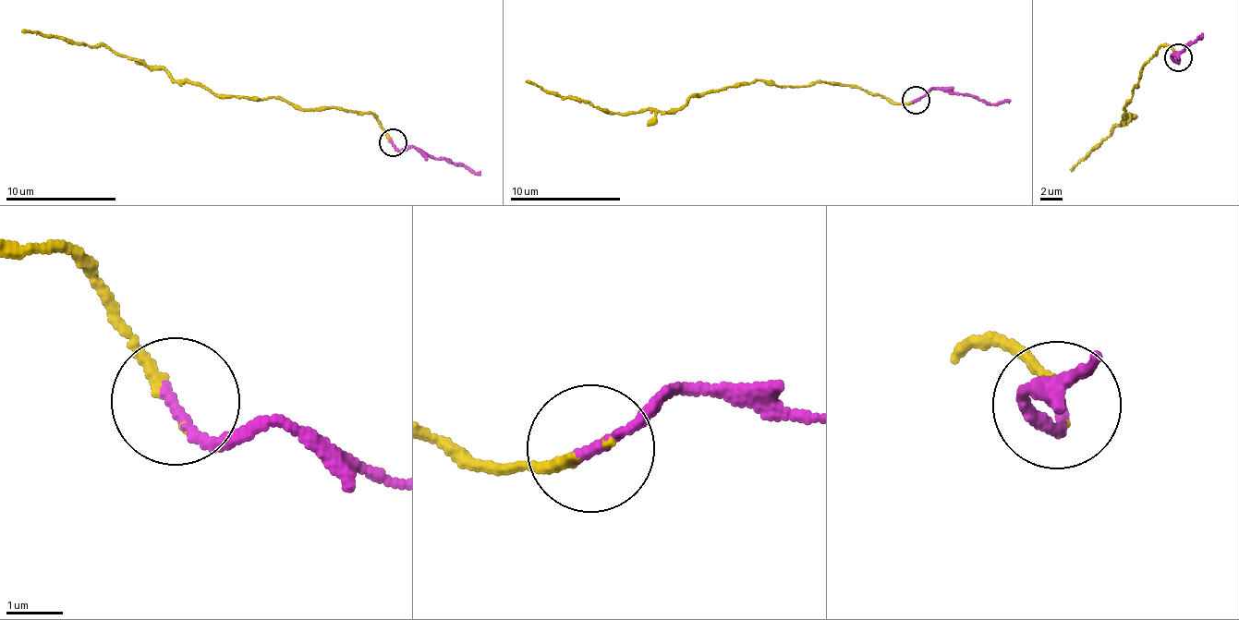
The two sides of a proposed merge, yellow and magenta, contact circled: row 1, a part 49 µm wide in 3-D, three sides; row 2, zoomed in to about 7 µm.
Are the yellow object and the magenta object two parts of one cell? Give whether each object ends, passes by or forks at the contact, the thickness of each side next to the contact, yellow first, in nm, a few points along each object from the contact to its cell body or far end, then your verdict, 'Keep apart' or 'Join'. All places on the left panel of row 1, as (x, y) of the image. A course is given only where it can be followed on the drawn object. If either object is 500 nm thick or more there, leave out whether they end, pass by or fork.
At the ring yellow ends. At the ring magenta ends. Thickness 180 nm (yellow) against 200 nm. Course of yellow: (391, 142), (371, 114), (297, 107), (273, 97), (224, 97), (113, 51), (21, 30). Course of magenta: (392, 141), (479, 170). Join

